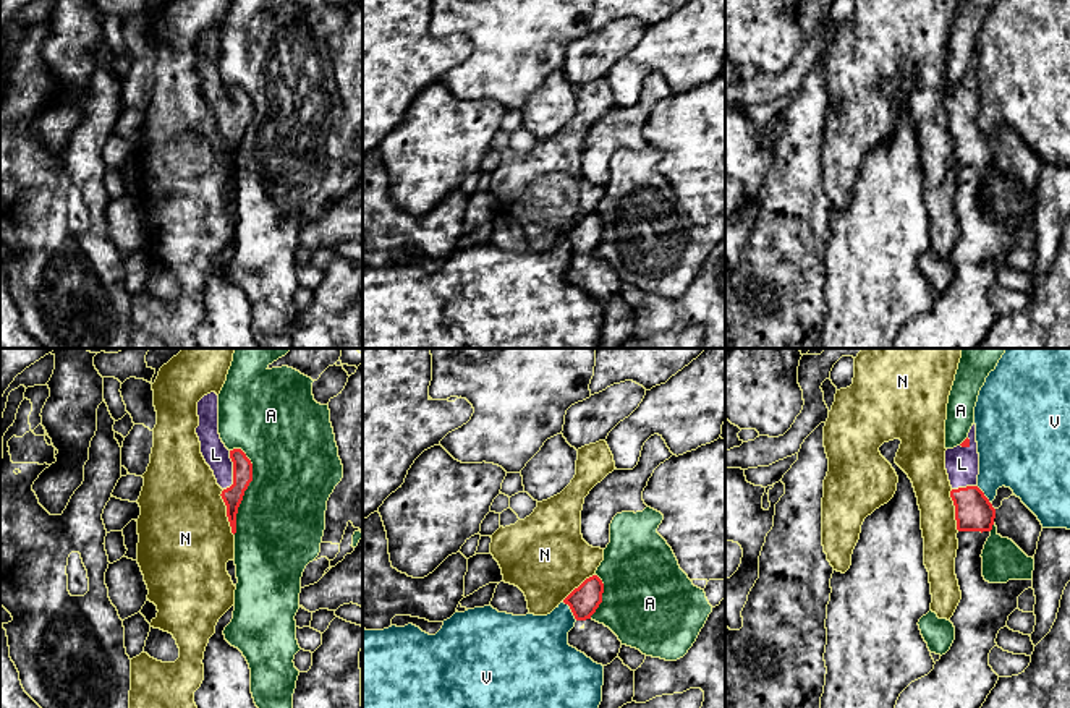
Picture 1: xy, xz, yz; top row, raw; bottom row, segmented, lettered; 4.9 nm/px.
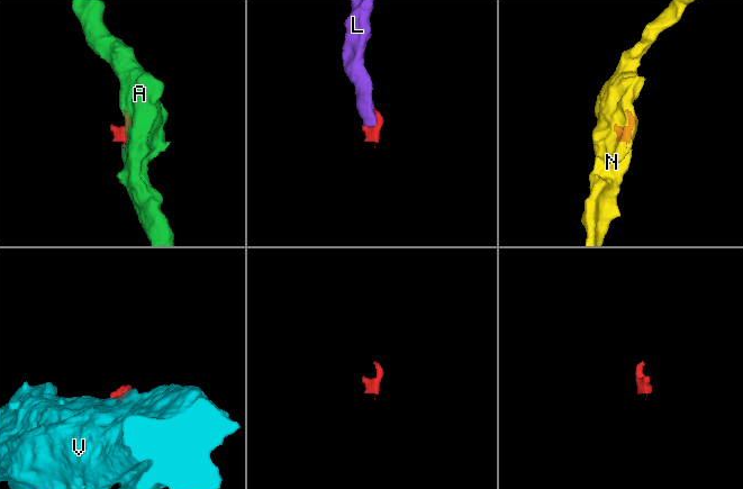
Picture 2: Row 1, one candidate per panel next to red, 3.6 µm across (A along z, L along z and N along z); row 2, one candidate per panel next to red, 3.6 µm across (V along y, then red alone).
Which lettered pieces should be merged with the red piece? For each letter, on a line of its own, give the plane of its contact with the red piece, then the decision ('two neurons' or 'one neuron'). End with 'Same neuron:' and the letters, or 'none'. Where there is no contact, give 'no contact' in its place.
A: meets red in xy; two neurons
L: meets red in xy; one neuron
N: meets red in xy; two neurons
V: meets red in xz; two neurons
Same neuron: L

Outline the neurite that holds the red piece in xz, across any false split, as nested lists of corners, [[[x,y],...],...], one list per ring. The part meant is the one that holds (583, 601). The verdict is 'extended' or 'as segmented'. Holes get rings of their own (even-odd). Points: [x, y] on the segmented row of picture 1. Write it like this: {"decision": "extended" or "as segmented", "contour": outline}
{"decision": "extended", "contour": [[[597,575],[586,578],[563,603],[570,606],[576,622],[568,632],[568,645],[594,663],[607,666],[618,658],[622,642],[604,624],[591,619],[602,603],[604,583]]]}

